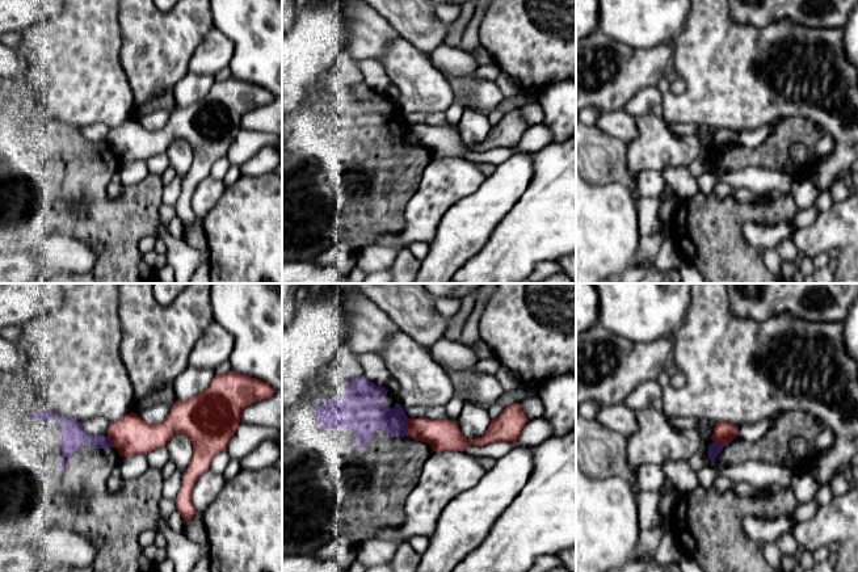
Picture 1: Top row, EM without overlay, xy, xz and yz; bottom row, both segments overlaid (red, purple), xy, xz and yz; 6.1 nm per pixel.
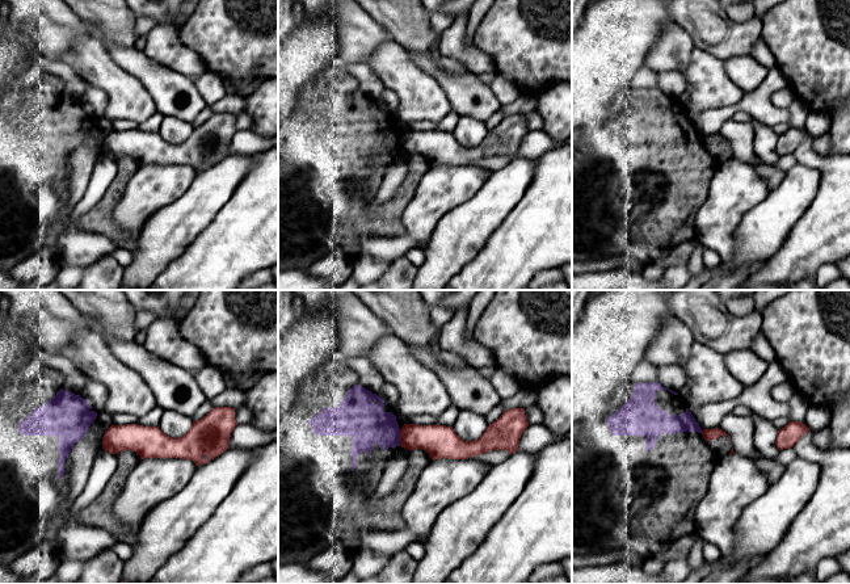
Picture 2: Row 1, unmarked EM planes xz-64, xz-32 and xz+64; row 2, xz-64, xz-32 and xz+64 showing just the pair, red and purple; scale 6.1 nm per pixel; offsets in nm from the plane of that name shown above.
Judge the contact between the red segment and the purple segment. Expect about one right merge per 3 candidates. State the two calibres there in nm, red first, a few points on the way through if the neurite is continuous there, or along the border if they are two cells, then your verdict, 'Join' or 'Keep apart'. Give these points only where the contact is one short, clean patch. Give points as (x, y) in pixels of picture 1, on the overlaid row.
Thickness 190 nm (red) against 200 nm. Boundary: xz (409, 419), (407, 434). Keep apart

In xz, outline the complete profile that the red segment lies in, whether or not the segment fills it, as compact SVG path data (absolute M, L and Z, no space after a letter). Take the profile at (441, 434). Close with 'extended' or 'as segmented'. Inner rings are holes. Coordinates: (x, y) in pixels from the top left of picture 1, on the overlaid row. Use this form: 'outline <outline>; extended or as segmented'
outline M520 403L510 404L493 420L485 433L475 439L466 438L459 426L447 420L409 419L407 434L430 445L433 451L464 451L468 446L484 446L493 442L517 443L527 417Z; as segmented

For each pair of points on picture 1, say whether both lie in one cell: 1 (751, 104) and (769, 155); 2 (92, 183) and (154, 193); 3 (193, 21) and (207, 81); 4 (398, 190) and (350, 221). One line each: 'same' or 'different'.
1: different
2: same
3: different
4: same

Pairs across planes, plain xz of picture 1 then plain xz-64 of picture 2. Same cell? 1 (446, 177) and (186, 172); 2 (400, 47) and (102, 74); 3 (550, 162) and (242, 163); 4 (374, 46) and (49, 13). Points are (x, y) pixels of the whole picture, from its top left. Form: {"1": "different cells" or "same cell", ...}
{"1": "same cell", "2": "same cell", "3": "different cells", "4": "same cell"}

